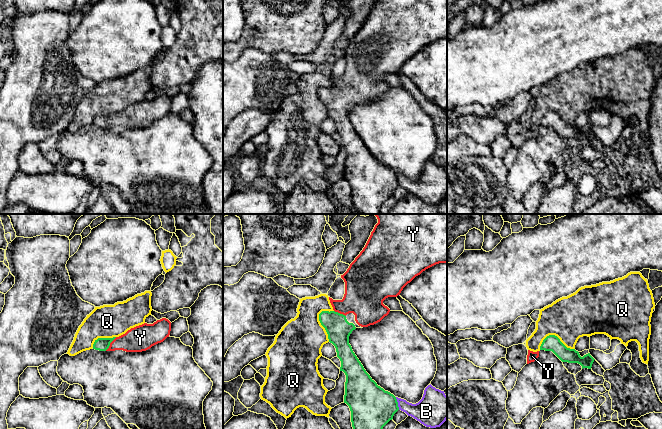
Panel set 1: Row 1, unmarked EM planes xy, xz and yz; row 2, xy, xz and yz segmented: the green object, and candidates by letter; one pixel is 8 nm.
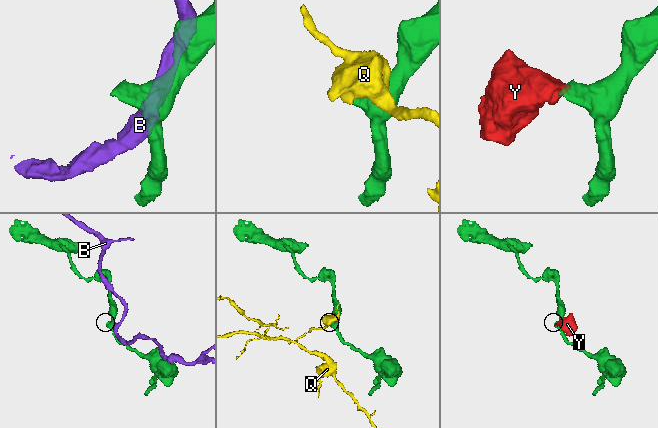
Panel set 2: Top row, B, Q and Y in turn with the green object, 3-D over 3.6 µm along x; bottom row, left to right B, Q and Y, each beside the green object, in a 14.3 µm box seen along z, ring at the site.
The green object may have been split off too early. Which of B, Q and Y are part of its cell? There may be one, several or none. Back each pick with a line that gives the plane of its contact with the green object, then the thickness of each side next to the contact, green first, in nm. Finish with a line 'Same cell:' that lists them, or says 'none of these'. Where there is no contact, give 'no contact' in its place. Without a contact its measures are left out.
Y: xy | 110/200 nm
Same cell: Y

